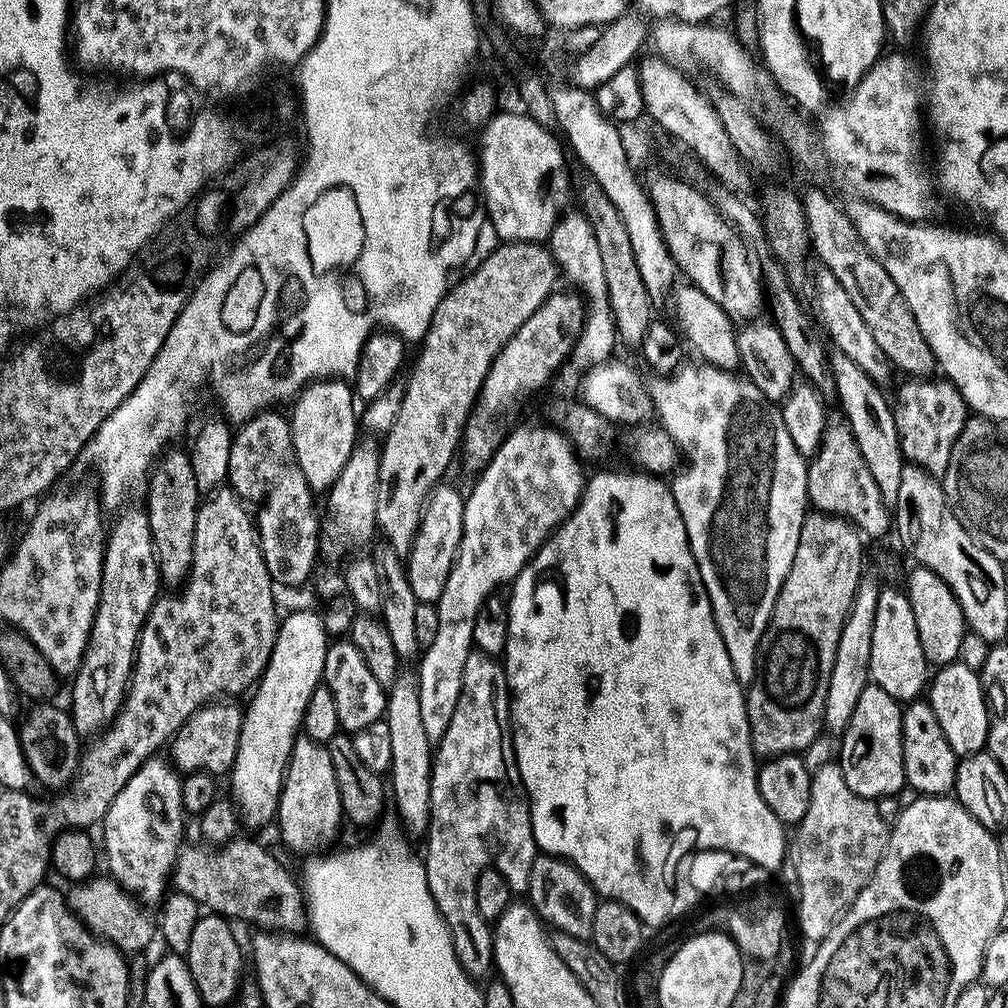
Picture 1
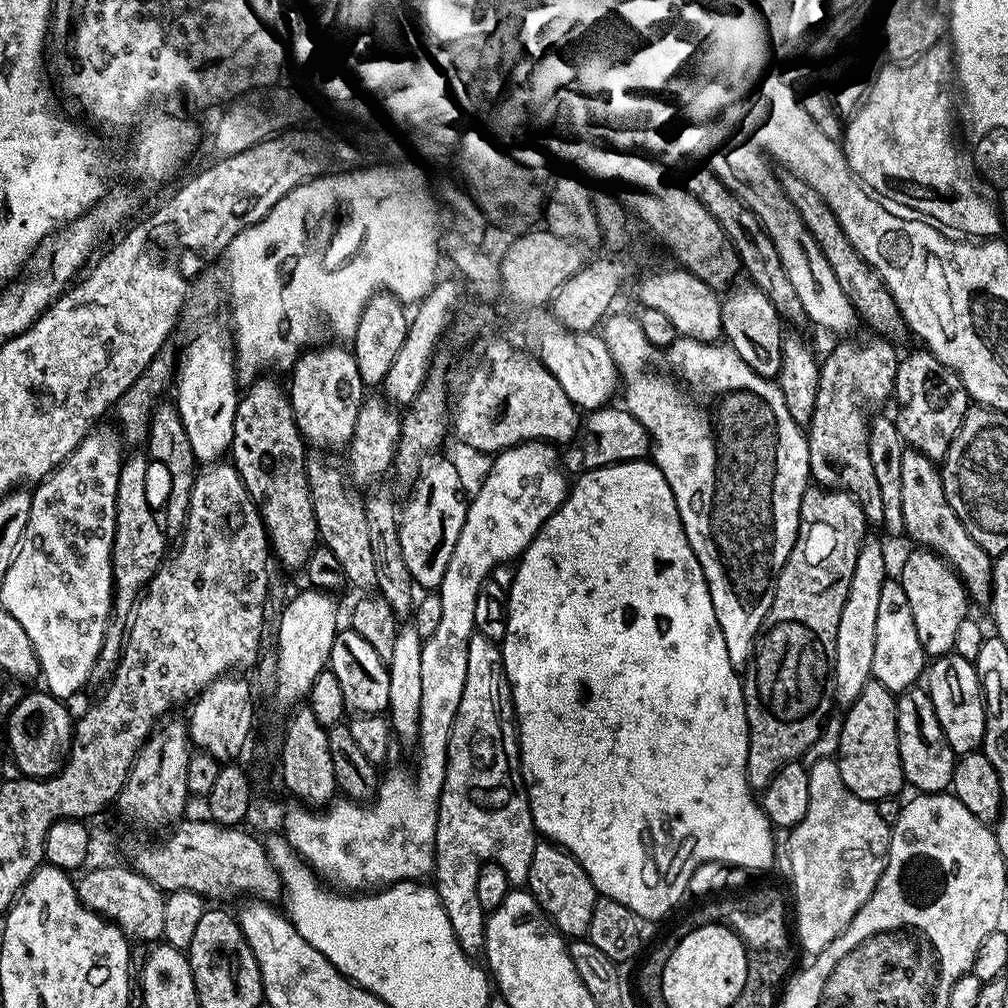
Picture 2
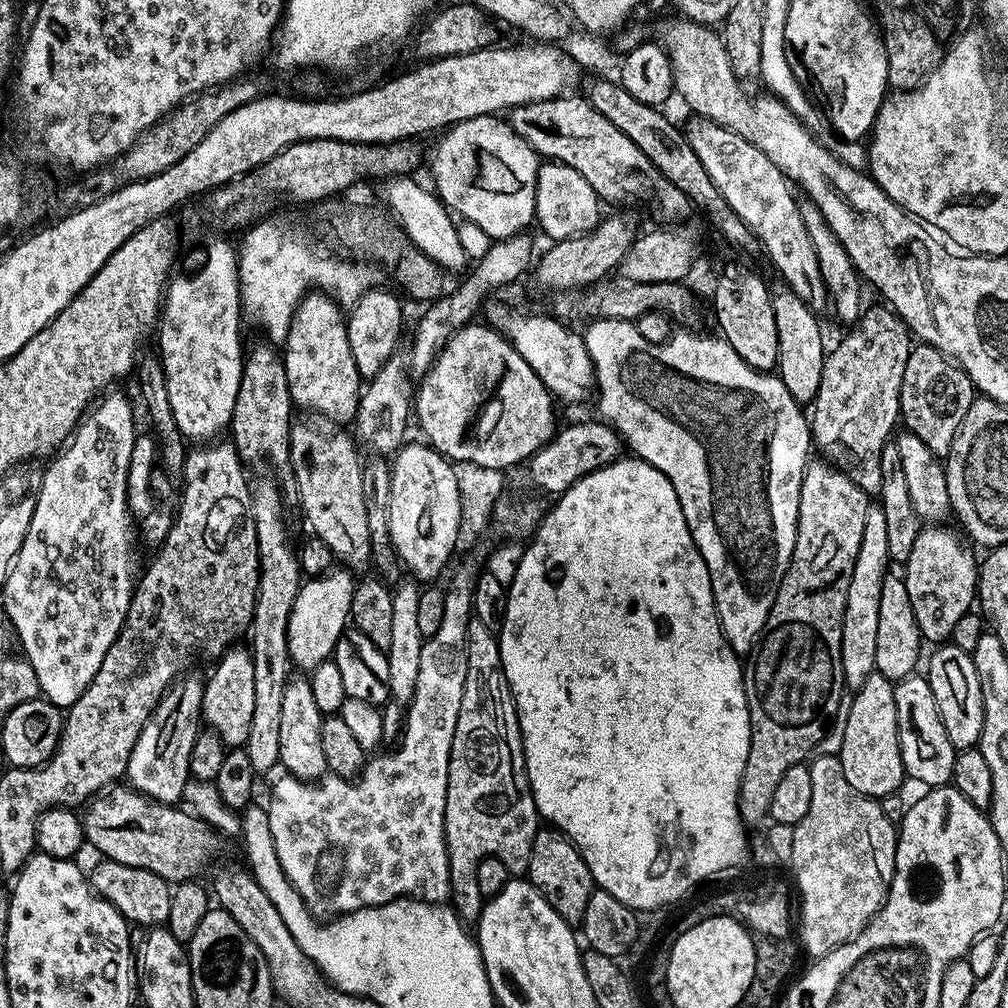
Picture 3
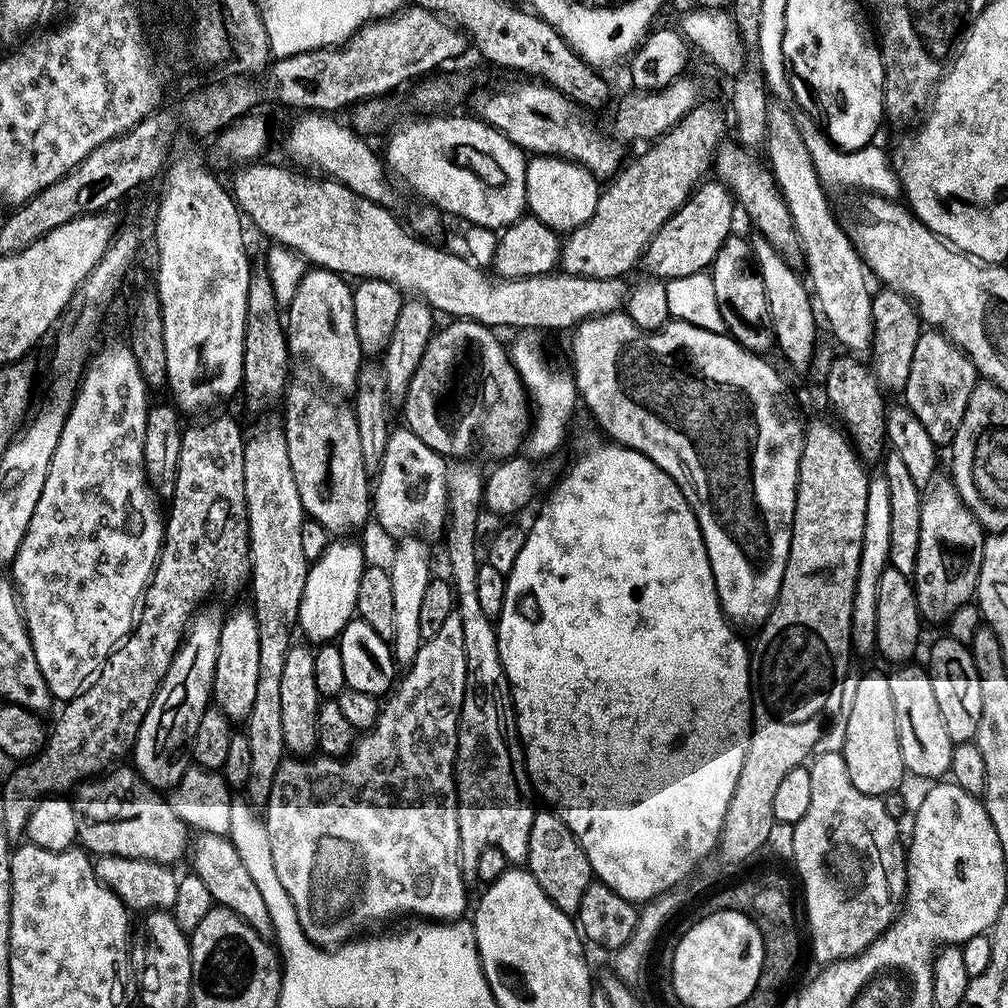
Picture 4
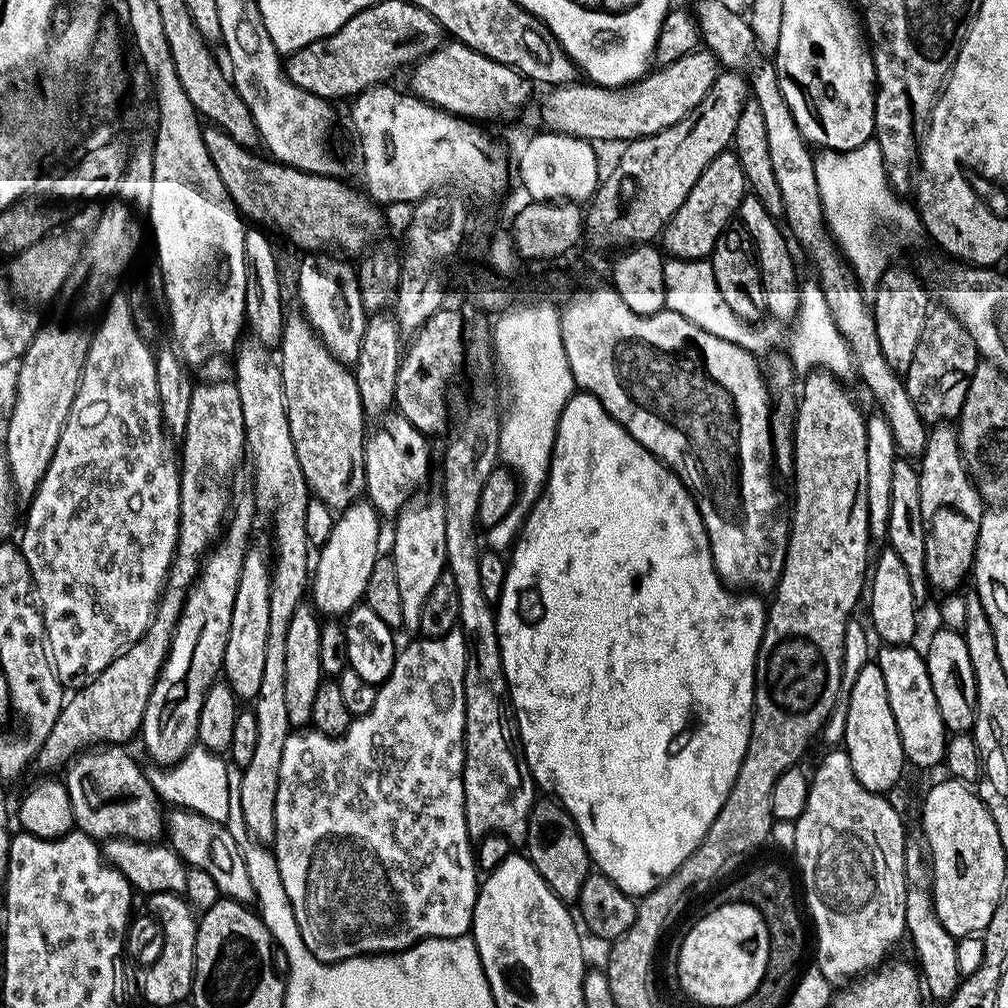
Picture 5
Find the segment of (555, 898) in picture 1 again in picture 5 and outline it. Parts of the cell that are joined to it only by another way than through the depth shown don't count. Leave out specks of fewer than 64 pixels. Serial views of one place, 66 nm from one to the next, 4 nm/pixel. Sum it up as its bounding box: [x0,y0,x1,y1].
[526,798,590,901]

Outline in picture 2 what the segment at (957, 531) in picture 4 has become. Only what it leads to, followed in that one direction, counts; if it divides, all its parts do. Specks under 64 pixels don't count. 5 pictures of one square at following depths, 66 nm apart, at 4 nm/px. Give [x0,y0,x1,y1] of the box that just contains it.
[898,546,970,657]

